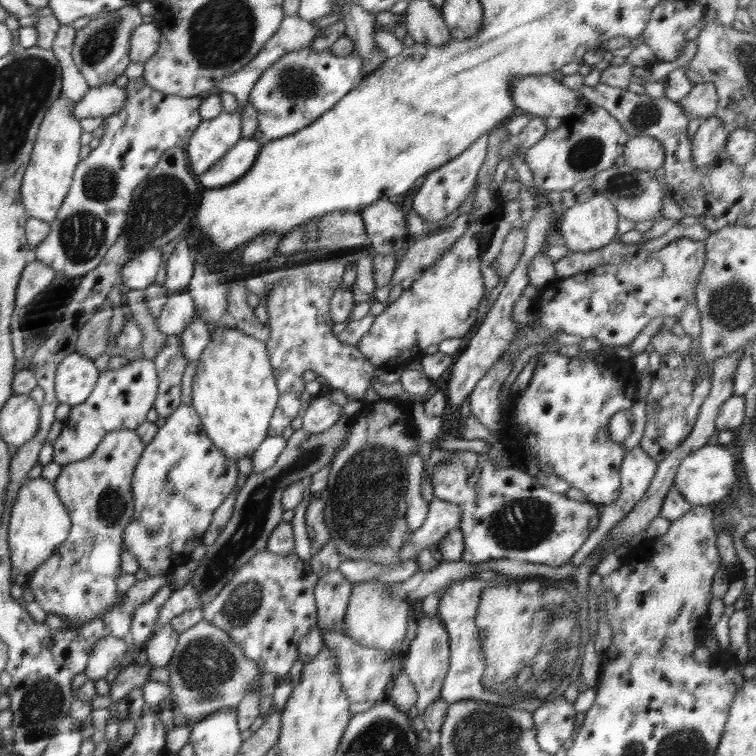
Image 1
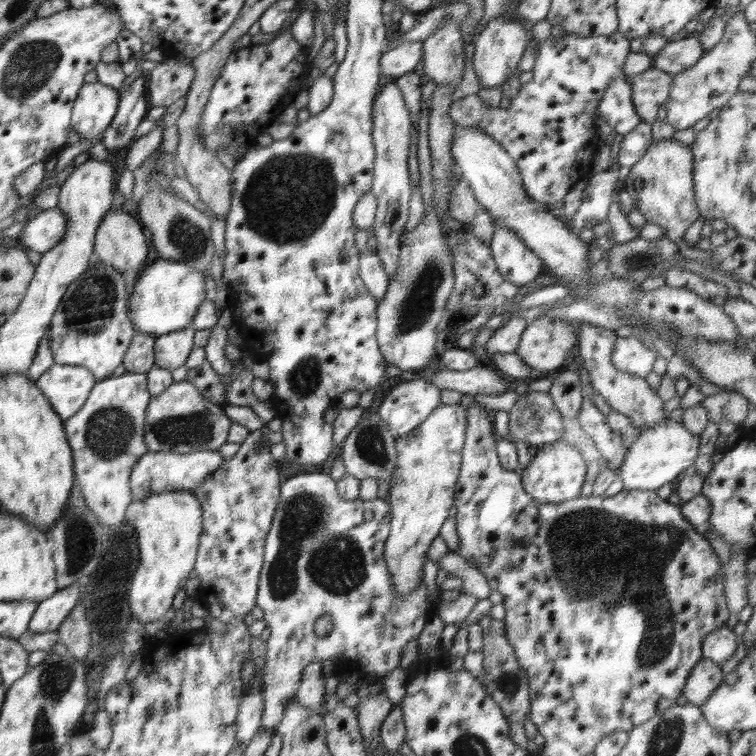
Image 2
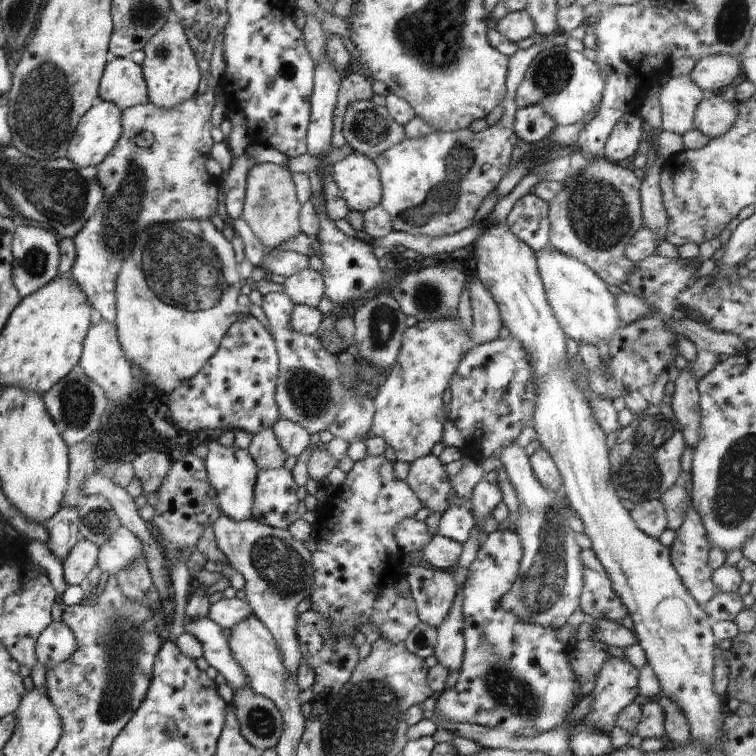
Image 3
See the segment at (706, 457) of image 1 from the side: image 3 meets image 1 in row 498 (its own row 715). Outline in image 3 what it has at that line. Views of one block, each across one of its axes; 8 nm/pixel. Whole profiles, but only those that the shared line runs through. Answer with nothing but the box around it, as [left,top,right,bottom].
[471,220,726,748]

